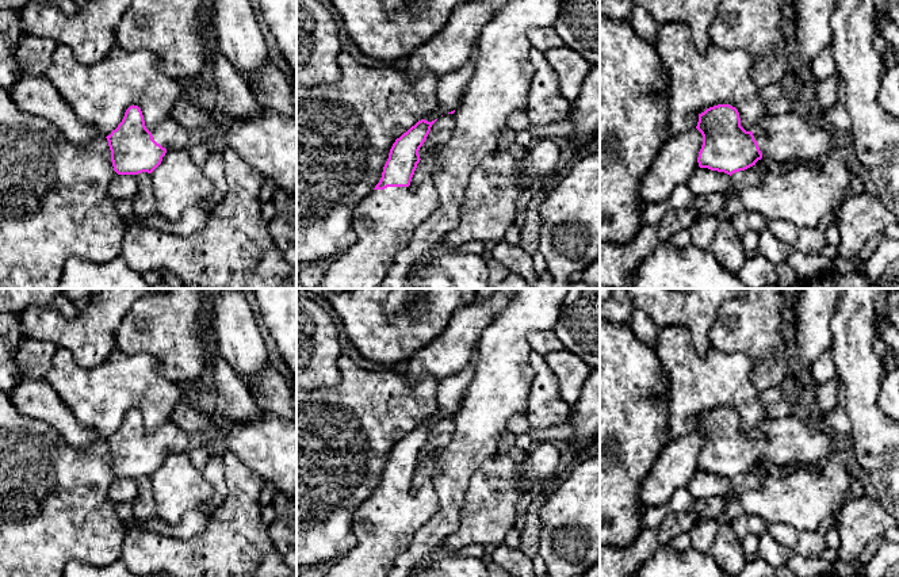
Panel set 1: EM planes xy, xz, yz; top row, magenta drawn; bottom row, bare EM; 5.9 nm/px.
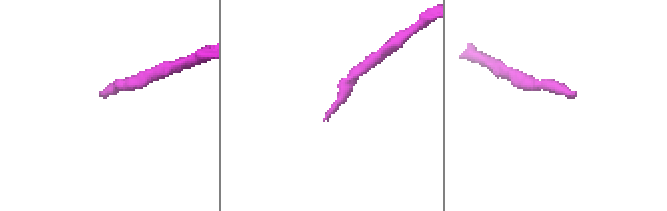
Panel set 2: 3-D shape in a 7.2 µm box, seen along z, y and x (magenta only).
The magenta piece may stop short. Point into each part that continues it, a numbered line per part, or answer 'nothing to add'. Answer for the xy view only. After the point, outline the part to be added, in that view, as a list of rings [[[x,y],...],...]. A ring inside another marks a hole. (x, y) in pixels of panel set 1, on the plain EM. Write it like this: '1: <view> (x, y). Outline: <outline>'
nothing to add

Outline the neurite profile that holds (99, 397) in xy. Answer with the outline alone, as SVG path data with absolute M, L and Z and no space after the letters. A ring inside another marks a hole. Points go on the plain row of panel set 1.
M57 348L45 381L73 412L79 424L100 439L106 440L115 433L133 408L141 412L145 429L152 436L165 423L171 423L172 412L185 401L180 386L161 375L160 366L148 354L127 355L115 348L100 366L84 368L73 360L70 351Z

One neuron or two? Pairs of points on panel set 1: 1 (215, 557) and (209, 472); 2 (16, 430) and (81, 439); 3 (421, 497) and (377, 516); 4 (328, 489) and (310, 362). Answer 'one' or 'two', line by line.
1: two
2: two
3: one
4: two

